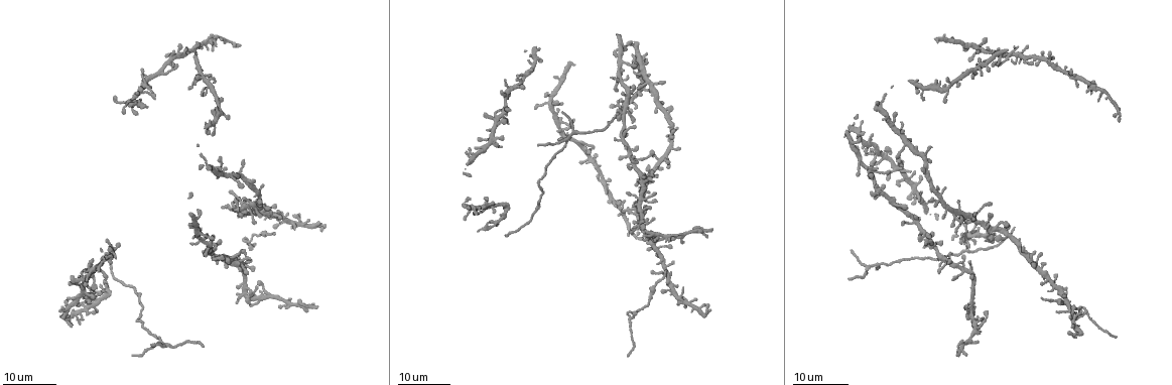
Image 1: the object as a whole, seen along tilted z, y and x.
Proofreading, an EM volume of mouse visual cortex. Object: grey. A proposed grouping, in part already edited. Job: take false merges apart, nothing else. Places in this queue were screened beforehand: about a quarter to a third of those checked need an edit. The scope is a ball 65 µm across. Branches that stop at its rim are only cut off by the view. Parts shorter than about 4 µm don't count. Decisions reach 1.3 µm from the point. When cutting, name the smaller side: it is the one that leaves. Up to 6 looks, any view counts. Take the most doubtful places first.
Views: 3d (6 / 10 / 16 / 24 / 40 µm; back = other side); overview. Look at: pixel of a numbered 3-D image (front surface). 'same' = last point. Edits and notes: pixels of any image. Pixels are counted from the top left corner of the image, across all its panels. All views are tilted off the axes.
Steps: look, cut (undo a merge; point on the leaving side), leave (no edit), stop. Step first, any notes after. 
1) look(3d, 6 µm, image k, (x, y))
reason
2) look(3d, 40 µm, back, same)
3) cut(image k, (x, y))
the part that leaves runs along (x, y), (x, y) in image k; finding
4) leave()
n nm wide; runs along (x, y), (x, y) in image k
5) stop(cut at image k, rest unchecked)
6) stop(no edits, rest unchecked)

look(3d, 24 µm, image 1, (499, 219))
side arm on a straight run

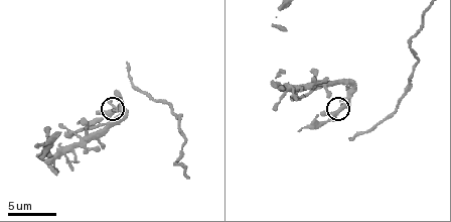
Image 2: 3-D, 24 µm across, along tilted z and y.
look(3d, 6 µm, image 2, (342, 107))

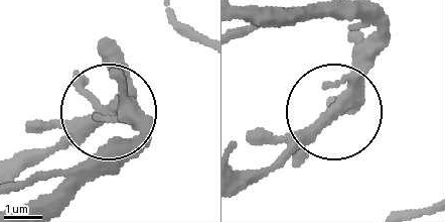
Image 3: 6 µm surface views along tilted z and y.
leave()
3 arms; continuous, no second cell

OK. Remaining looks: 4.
look(3d, 16 µm, image 1, (673, 290))
branch point

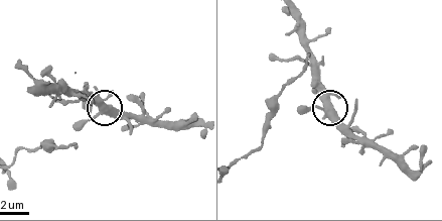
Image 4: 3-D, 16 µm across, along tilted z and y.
look(3d, 10 µm, image 4, (100, 113))

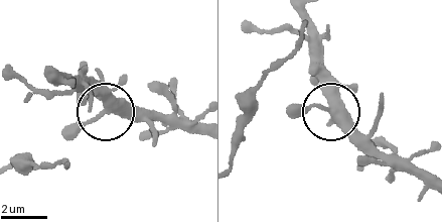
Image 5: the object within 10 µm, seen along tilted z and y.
leave()
3 arms; all the same cell

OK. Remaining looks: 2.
look(3d, 24 µm, image 1, (84, 276))

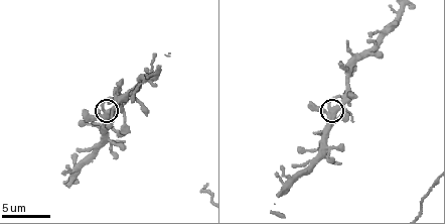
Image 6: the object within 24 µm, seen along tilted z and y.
look(3d, 6 µm, image 6, (103, 110))

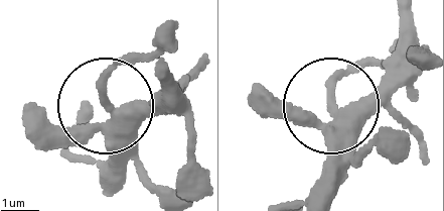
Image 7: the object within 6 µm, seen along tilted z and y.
leave()
continuous, no second cell

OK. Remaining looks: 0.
stop(no edits, rest unchecked)

